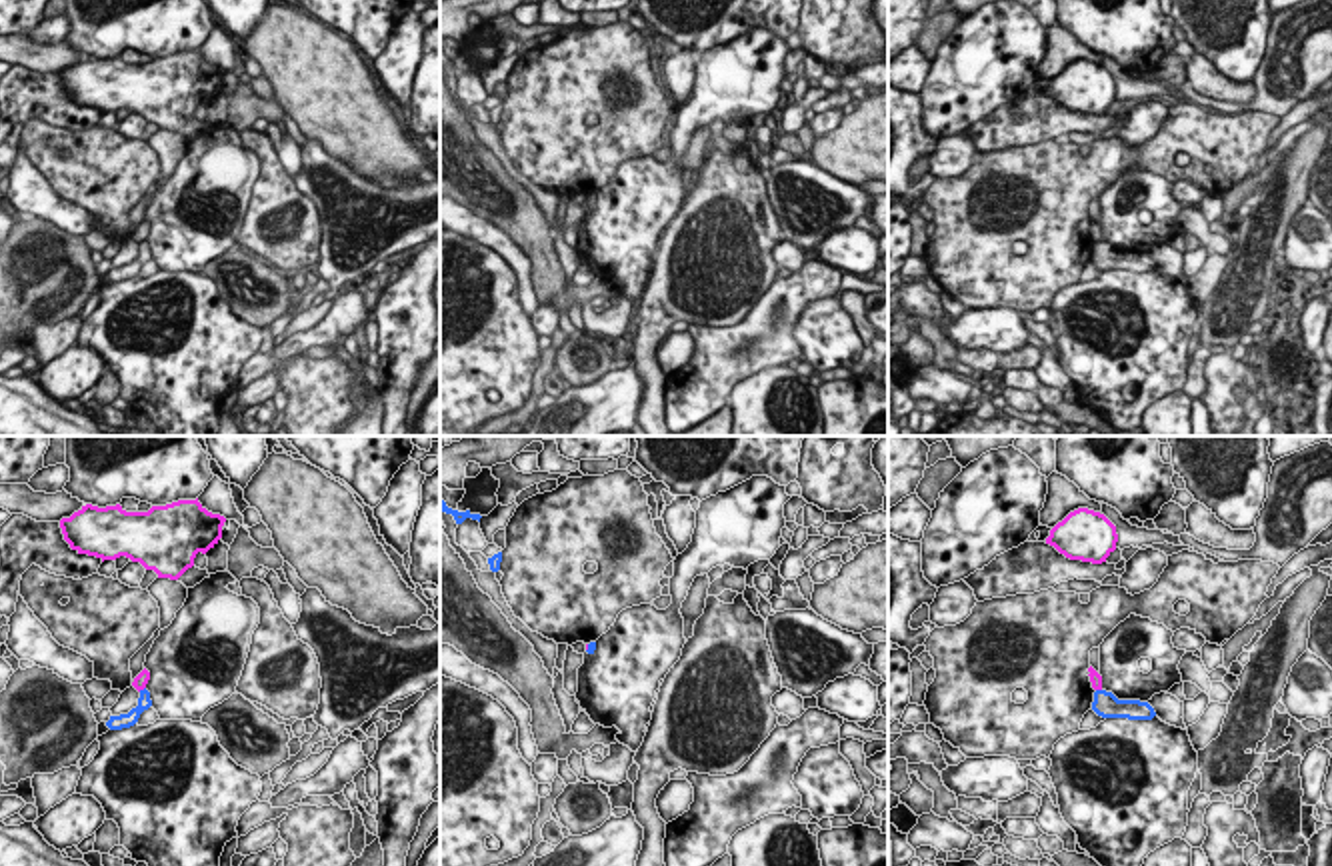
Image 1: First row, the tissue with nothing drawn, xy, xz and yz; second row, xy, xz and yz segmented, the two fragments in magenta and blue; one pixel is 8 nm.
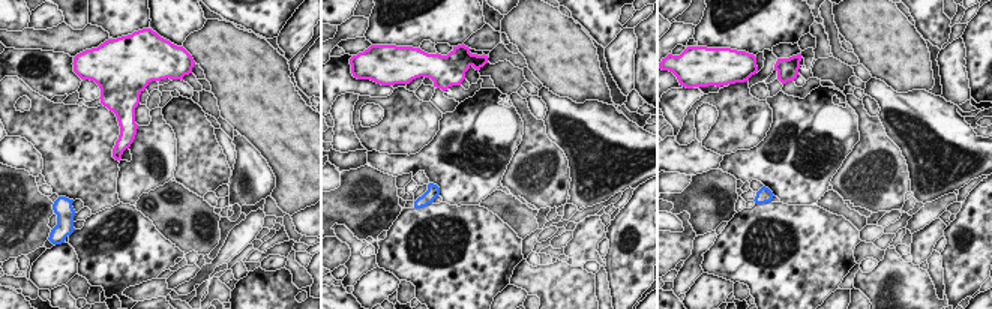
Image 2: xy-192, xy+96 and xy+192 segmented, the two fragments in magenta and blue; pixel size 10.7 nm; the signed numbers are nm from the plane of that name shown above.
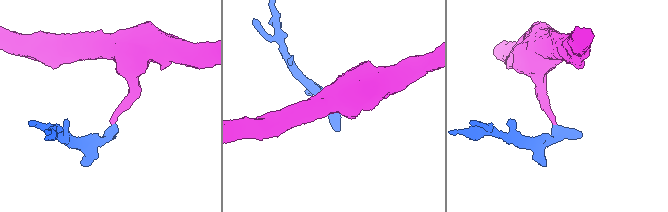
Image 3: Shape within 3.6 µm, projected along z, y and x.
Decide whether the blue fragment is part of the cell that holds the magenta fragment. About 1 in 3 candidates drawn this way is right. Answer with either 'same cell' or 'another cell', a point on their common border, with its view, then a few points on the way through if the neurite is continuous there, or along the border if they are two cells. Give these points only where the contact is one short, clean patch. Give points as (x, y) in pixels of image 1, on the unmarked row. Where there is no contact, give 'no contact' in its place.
another cell; meets magenta in xy at (140, 240); border along xy (144, 238), (138, 242)

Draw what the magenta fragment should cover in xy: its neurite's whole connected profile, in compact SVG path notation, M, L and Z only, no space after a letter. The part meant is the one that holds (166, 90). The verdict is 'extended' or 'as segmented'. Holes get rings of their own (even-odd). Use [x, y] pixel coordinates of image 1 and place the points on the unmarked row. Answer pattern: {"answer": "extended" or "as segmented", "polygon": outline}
{"answer": "as segmented", "polygon": "M196 50L152 58L148 64L126 64L120 56L106 60L86 56L70 70L62 70L60 80L78 106L96 108L102 114L126 108L146 122L154 122L158 130L178 132L194 118L198 104L206 106L218 96L224 74L224 68L208 64Z"}

